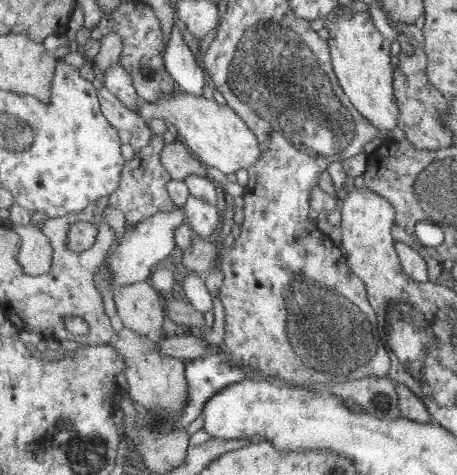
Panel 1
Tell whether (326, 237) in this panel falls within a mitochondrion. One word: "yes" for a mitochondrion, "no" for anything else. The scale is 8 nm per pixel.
no

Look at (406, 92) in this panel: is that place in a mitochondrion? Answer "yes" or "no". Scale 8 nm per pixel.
no

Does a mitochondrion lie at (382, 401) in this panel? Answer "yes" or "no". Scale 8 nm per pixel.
yes

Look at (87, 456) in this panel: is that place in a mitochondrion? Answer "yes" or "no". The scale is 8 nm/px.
yes

